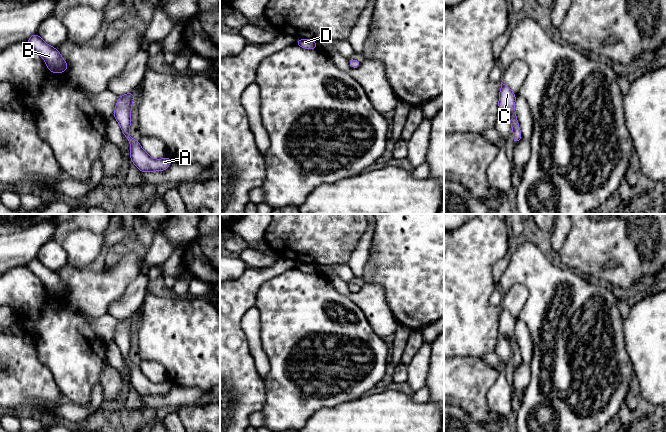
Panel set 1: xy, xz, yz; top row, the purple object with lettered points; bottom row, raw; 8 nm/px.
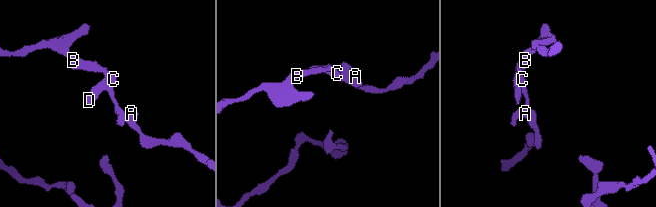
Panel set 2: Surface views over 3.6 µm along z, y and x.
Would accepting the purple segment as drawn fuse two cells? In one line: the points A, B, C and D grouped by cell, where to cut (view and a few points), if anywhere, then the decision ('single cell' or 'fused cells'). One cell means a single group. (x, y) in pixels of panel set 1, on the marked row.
groups A B C D; cut none; single cell

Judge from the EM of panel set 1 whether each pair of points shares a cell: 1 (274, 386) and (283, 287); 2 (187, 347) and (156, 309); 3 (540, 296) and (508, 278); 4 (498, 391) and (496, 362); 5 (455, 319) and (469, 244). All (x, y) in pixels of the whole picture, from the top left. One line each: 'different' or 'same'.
1: same
2: same
3: same
4: same
5: same

